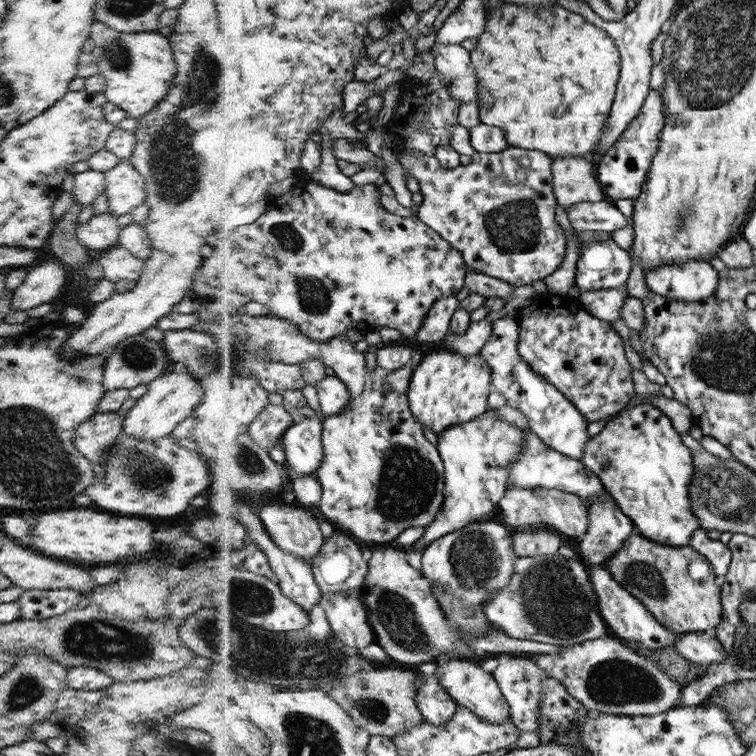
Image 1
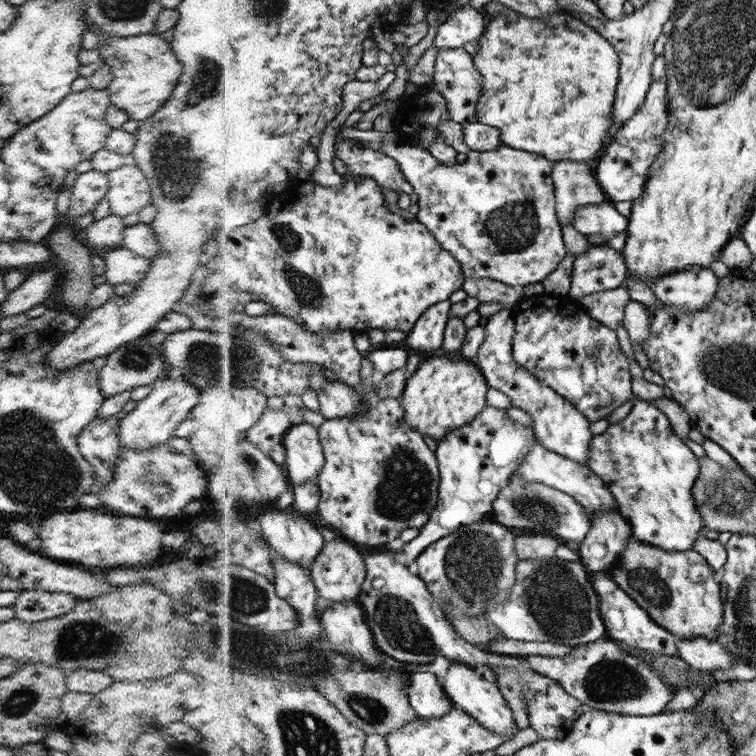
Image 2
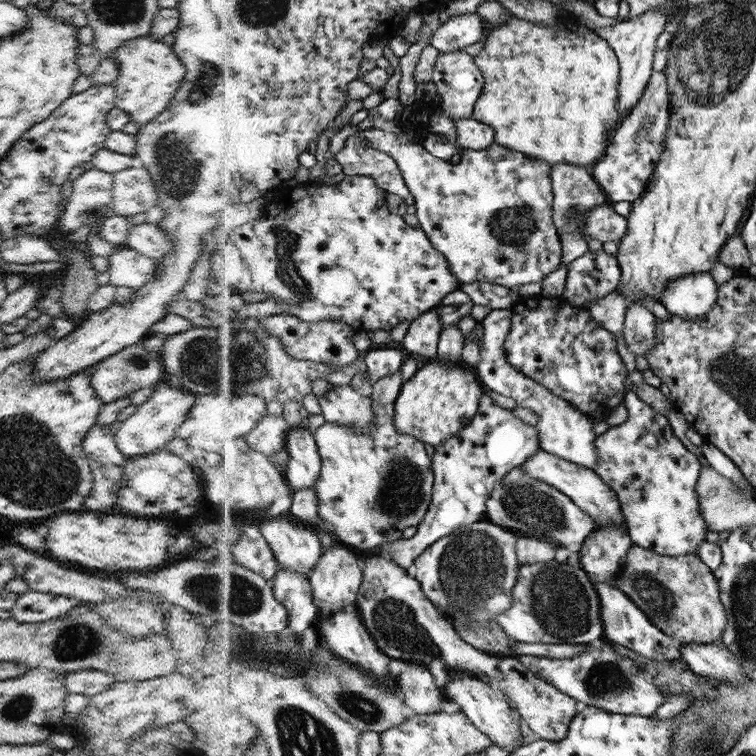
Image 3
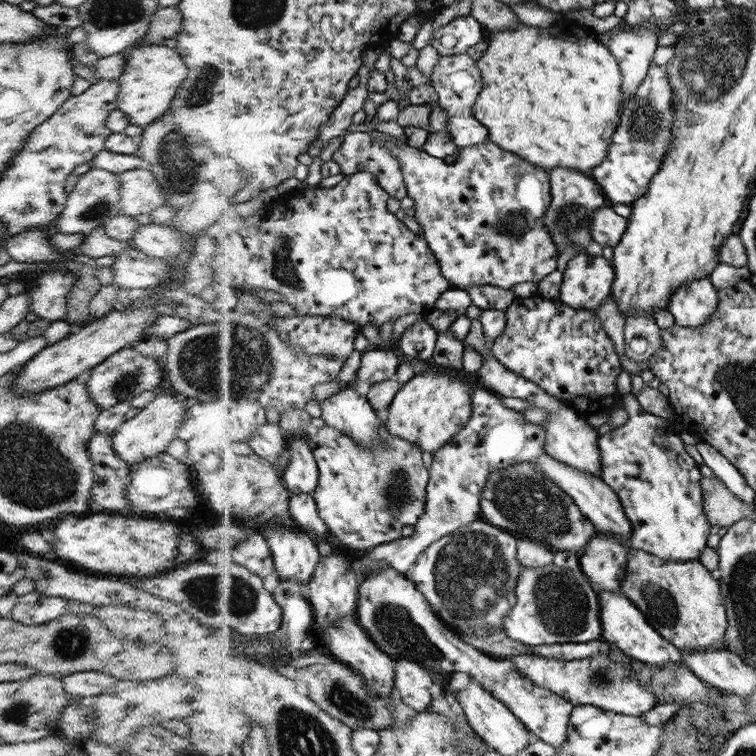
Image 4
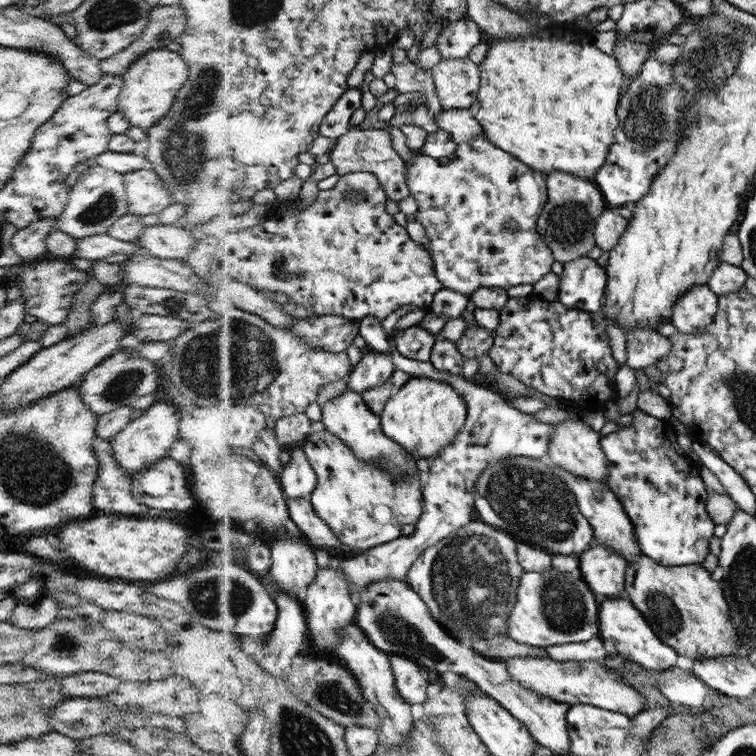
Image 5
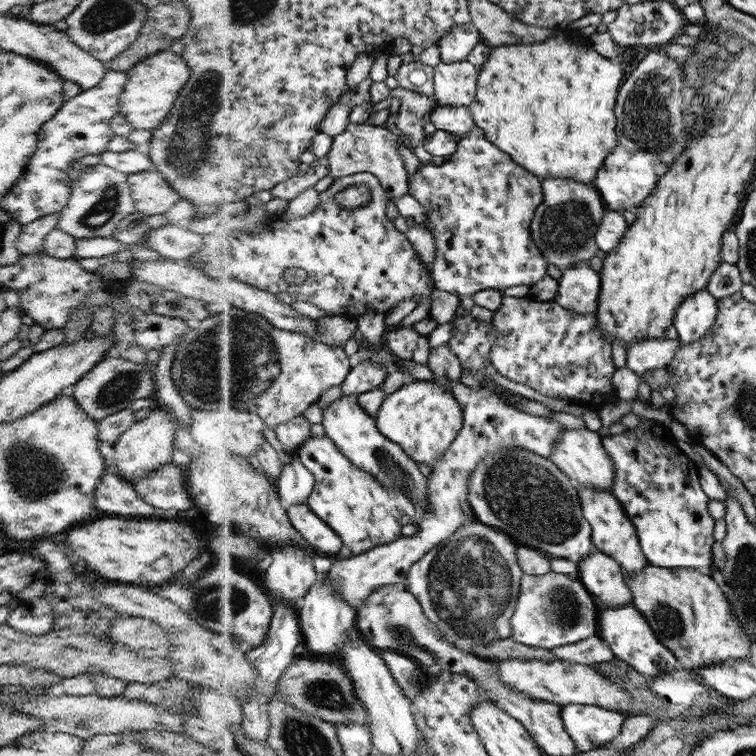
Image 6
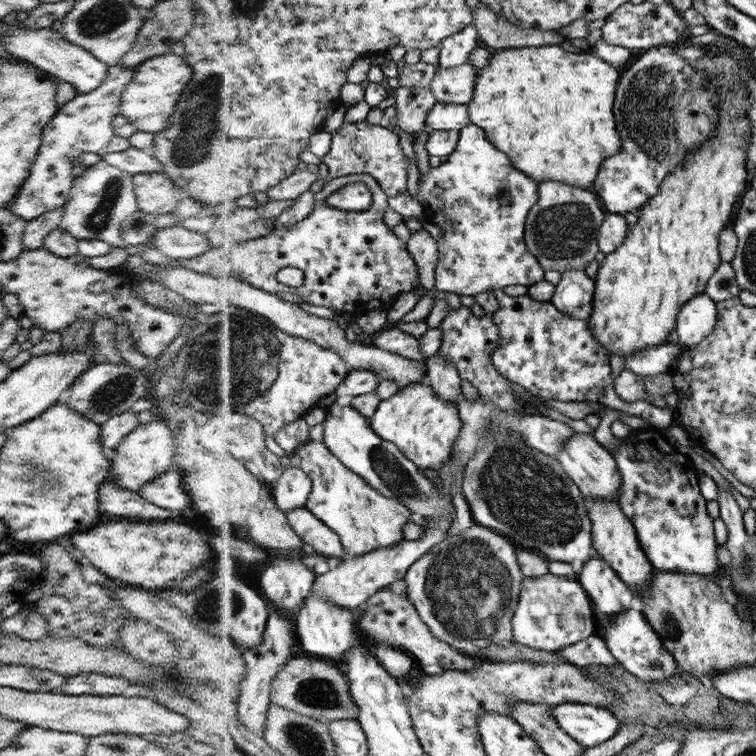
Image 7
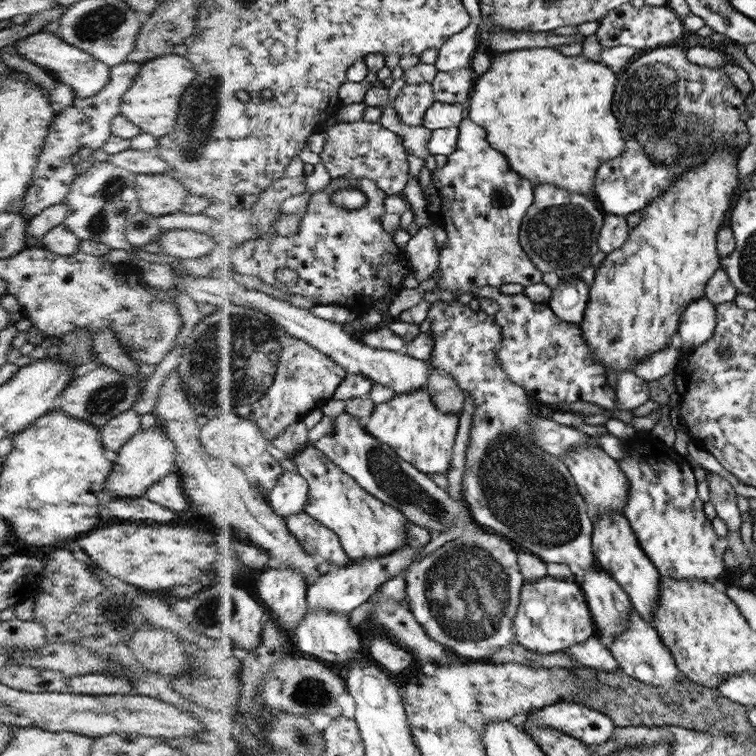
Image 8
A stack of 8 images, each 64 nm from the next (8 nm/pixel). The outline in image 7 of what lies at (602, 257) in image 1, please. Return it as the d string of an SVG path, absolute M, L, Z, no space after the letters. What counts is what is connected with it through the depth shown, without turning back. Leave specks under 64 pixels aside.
M568 270L561 274L554 296L549 301L564 315L572 319L588 320L592 314L596 280L590 279L584 270Z

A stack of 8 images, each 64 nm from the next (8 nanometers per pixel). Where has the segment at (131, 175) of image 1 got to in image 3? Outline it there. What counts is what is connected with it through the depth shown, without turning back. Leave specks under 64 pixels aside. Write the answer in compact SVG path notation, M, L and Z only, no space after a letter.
M141 167L114 172L113 212L127 217L145 213L159 205L158 193L149 170Z

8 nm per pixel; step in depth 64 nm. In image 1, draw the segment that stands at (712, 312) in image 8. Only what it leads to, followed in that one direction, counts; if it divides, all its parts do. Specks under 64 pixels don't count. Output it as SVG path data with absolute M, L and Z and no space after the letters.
M693 260L686 264L655 266L645 272L646 286L670 301L707 301L717 295L719 271L710 262Z

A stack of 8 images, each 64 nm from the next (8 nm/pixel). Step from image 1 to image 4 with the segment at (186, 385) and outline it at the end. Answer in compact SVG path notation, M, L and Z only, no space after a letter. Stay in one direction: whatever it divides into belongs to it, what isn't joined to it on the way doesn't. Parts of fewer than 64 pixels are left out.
M156 391L156 396L137 415L114 431L112 435L112 448L117 455L126 462L127 466L144 462L146 459L158 457L160 453L166 453L166 447L177 438L177 432L182 426L187 408L184 401L176 398L172 391Z

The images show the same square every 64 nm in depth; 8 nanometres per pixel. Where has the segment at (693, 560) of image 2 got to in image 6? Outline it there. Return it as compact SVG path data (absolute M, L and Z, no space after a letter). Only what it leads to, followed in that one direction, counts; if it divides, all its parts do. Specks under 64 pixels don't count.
M647 563L640 573L628 574L626 581L634 595L632 605L647 617L663 645L675 653L683 668L696 670L750 656L750 637L710 576L692 568L672 569Z

